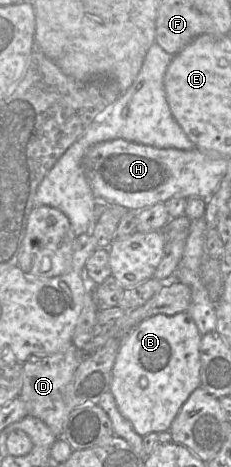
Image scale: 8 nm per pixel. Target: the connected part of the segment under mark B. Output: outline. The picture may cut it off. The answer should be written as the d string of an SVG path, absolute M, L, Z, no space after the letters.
M187 312L172 316L164 314L151 316L140 322L123 337L112 369L110 392L115 398L121 415L142 437L151 432L168 431L182 405L201 385L199 353L201 337L196 323Z

